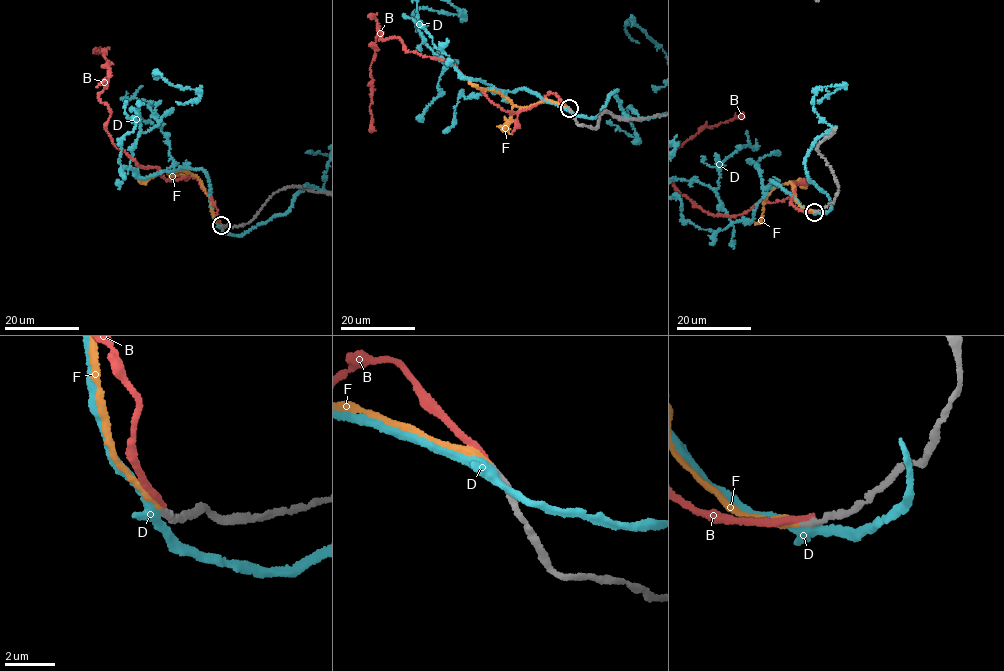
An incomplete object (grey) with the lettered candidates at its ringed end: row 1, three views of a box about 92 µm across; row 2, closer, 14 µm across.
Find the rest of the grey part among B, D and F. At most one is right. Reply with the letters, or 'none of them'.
F

